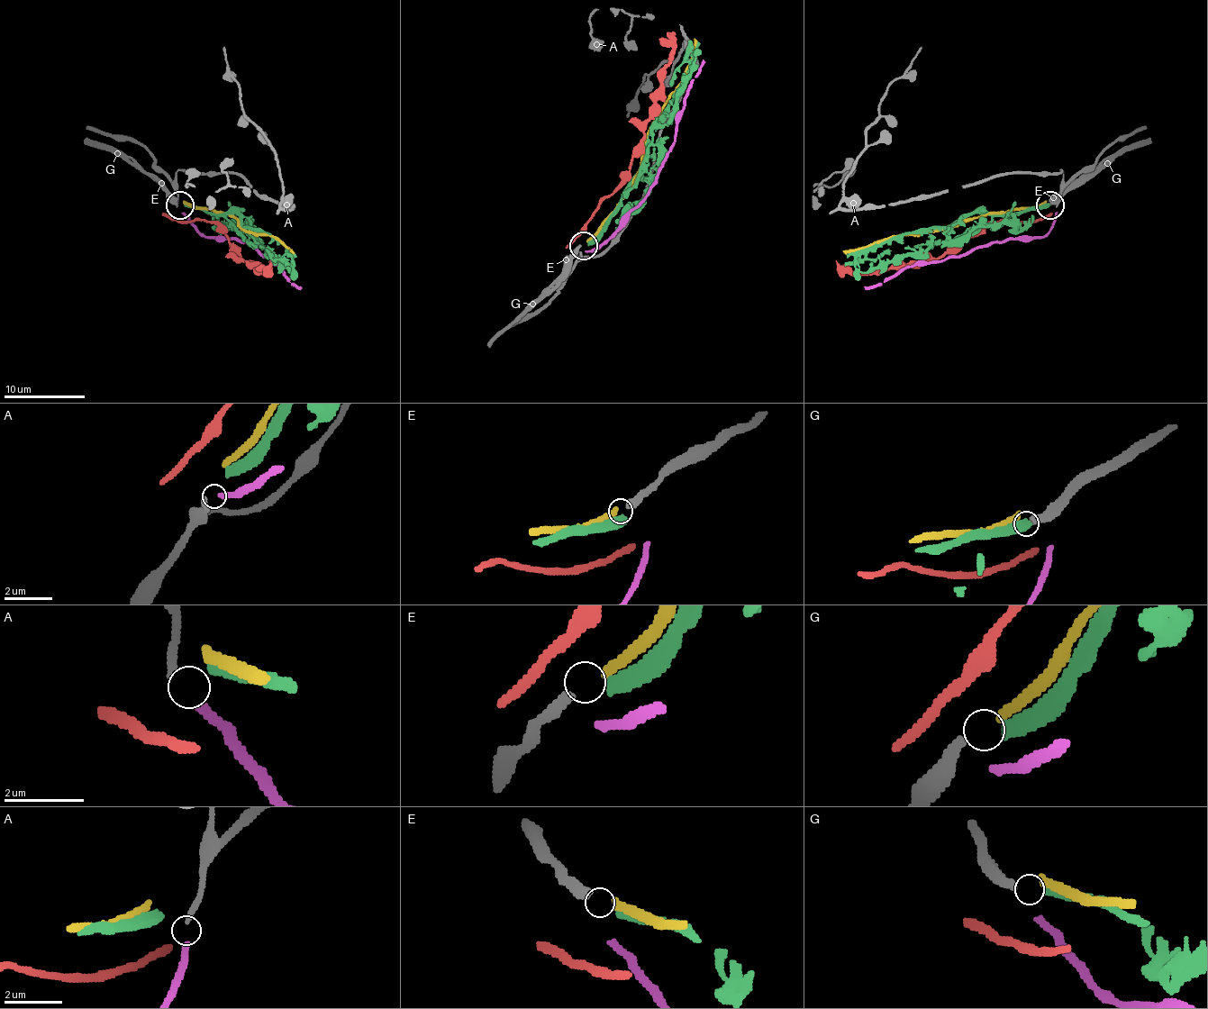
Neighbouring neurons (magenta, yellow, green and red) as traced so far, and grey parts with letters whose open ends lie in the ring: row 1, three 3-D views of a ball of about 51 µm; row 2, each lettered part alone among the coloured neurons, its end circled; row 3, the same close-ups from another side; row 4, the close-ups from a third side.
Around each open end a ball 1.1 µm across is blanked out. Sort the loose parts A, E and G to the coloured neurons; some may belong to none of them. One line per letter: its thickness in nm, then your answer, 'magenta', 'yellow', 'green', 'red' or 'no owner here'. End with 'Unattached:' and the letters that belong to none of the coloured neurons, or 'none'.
A: 200 nm | magenta
E: 320 nm | yellow
G: 320 nm | green
Unattached: none

